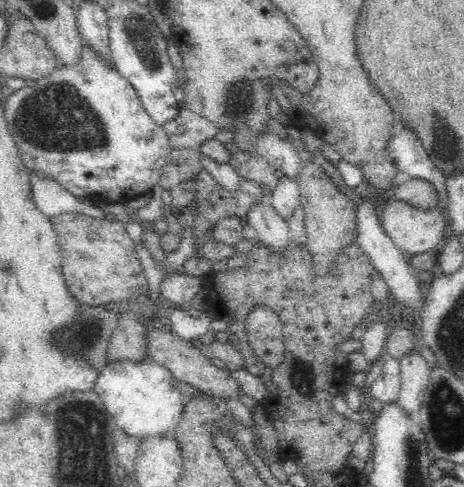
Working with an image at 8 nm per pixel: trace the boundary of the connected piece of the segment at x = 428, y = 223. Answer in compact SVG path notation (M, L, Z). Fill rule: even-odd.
M385 197L379 209L379 218L384 232L393 240L396 248L406 256L417 255L426 251L435 252L447 236L448 218L446 214L438 211L438 208L420 209L404 201Z

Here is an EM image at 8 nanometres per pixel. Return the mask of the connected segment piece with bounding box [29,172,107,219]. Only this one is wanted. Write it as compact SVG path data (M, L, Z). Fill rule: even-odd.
M33 172L29 174L34 203L46 217L50 218L70 211L84 213L97 219L104 219L106 216L107 212L104 209L96 208L91 201L82 202L82 197L70 194L55 180L42 178Z

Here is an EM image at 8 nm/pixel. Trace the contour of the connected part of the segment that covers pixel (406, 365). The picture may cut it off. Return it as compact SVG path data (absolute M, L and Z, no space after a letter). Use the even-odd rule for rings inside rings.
M414 349L400 359L400 372L401 385L397 403L414 416L423 401L430 367L422 353Z

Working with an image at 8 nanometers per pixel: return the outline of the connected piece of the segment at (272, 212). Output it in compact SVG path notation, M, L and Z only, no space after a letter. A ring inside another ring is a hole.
M266 199L250 207L247 223L256 231L254 240L271 248L274 253L284 250L292 240L286 220Z

